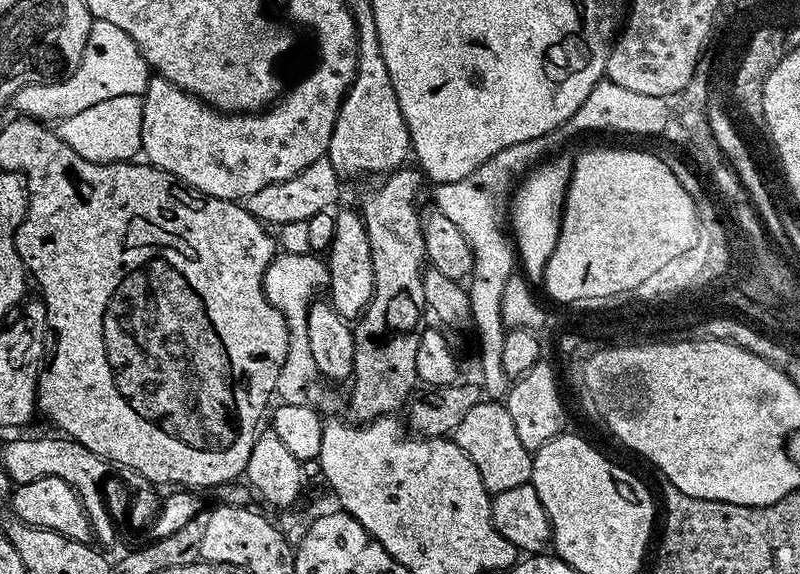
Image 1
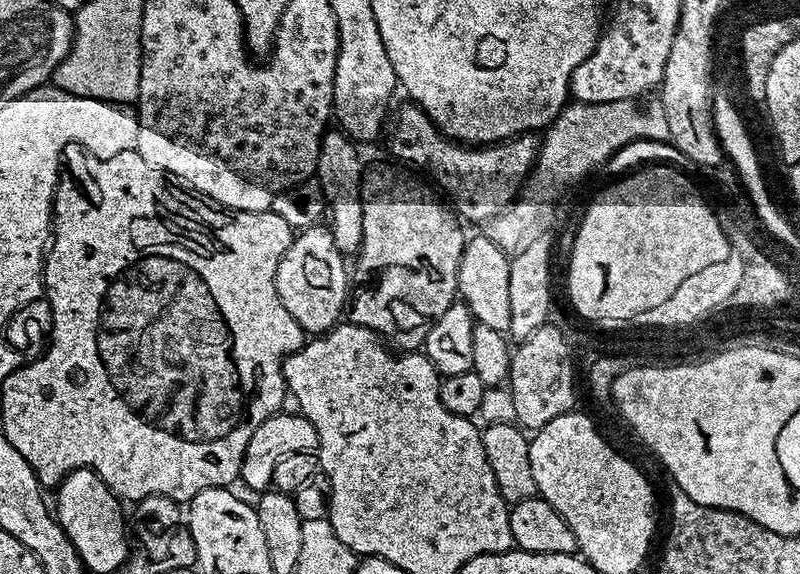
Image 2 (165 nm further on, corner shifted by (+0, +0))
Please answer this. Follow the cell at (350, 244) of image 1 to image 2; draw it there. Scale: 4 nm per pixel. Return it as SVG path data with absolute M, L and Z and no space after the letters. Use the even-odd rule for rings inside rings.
M339 130L325 131L320 143L320 157L316 163L315 179L324 192L326 212L332 221L330 227L334 234L334 246L345 254L359 253L362 246L362 198L360 197L360 178L364 175L365 161L360 161L357 141L350 139Z

